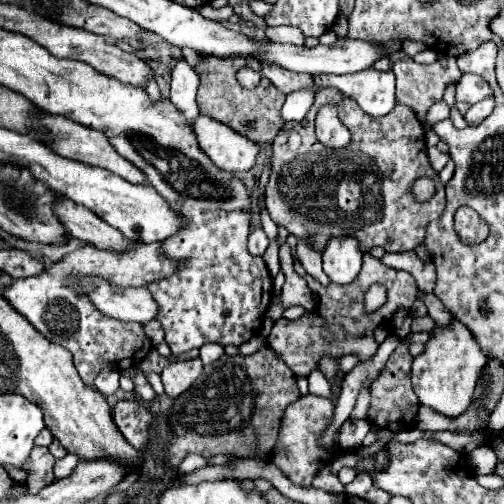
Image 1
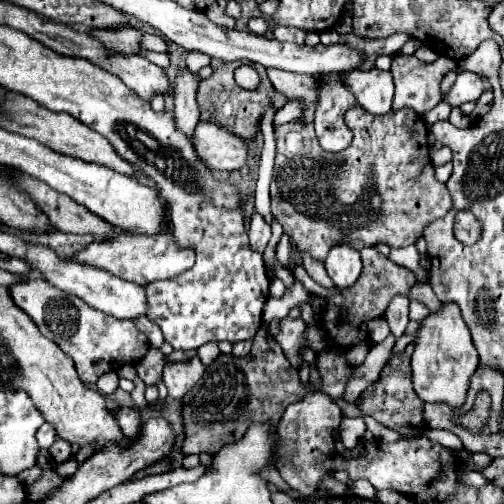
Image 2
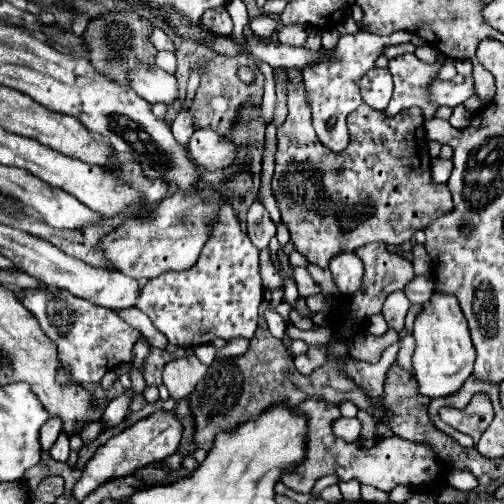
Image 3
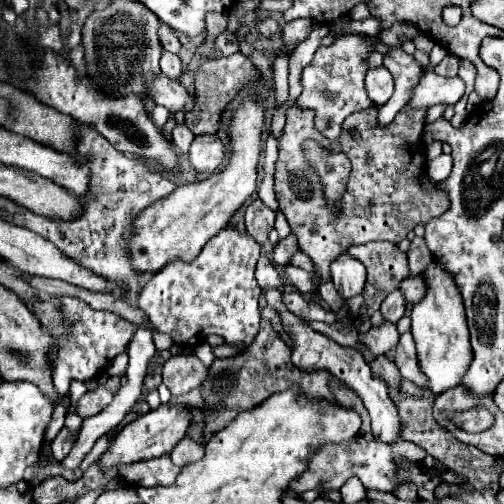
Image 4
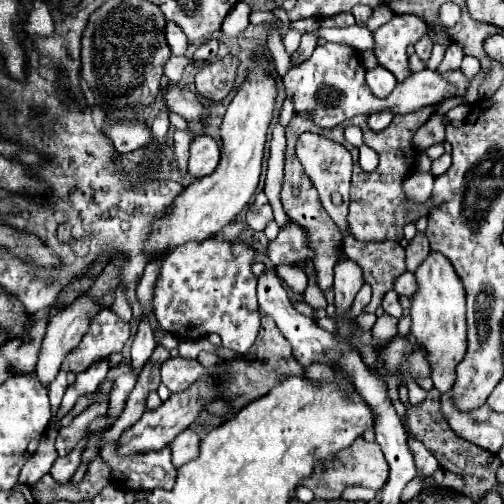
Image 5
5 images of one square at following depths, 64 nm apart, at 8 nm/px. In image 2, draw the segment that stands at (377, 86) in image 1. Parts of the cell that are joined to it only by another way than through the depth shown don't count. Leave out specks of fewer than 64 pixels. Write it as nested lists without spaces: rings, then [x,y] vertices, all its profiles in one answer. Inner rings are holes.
[[[372,68],[368,72],[350,72],[346,84],[358,98],[358,104],[372,114],[386,114],[392,106],[394,82],[392,74],[386,70]]]

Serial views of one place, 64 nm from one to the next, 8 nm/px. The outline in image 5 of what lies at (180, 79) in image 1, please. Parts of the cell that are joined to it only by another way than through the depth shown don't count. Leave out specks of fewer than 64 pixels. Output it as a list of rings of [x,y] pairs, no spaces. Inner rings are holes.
[[[184,130],[174,132],[174,152],[176,152],[176,164],[178,172],[186,174],[188,168],[188,146],[190,146],[190,136]]]

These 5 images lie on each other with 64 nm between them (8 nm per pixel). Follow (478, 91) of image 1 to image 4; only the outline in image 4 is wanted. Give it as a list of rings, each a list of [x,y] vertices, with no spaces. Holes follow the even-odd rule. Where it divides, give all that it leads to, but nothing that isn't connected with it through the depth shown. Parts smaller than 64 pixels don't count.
[[[426,70],[420,76],[420,82],[412,88],[412,96],[406,106],[418,110],[418,108],[430,108],[434,104],[456,104],[464,94],[464,82],[456,78],[444,78],[438,76],[432,70]]]

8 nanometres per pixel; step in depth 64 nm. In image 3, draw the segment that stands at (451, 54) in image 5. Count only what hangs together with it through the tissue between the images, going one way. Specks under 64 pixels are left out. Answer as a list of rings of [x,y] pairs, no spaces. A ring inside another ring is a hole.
[[[446,58],[444,64],[442,64],[442,68],[440,68],[440,72],[438,72],[438,78],[440,78],[440,80],[451,80],[456,75],[455,60]]]

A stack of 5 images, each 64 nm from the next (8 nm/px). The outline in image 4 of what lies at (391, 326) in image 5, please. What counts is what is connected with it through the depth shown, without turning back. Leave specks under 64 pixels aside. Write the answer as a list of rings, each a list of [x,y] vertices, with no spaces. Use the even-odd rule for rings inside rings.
[[[384,320],[380,326],[374,326],[370,332],[366,334],[360,334],[360,340],[370,348],[372,356],[378,356],[378,354],[386,354],[388,350],[396,348],[398,344],[398,330],[396,330],[396,324]]]

